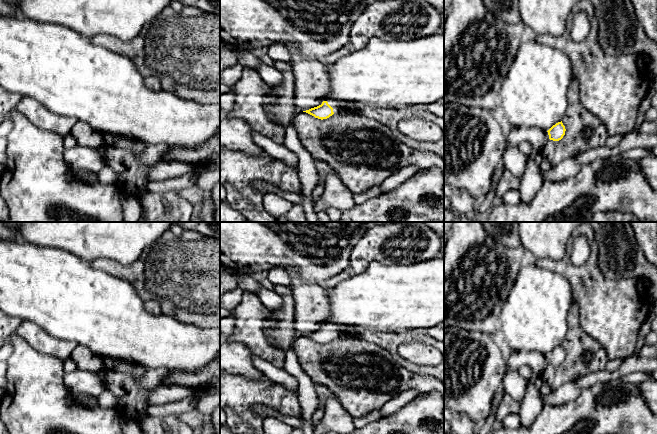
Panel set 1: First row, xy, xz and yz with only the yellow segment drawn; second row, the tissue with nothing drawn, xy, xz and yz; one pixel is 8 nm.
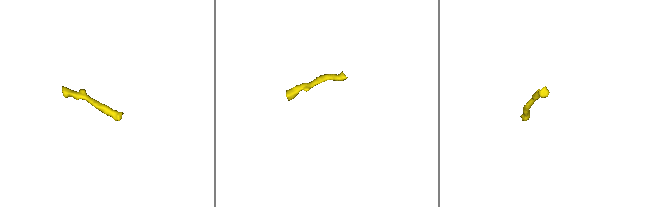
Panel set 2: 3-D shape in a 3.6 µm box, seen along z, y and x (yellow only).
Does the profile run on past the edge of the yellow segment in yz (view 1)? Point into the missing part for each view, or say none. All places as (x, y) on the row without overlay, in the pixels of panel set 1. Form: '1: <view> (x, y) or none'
1: none

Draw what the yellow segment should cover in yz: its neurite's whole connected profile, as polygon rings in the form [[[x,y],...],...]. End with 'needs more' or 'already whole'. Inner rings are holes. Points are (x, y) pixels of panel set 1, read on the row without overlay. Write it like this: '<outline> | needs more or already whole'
[[[561,345],[553,349],[547,356],[550,364],[559,365],[565,359],[565,355],[566,355],[565,350]]] | already whole

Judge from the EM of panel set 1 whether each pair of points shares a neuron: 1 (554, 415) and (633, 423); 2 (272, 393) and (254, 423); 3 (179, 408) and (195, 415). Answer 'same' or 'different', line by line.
1: same
2: same
3: different

